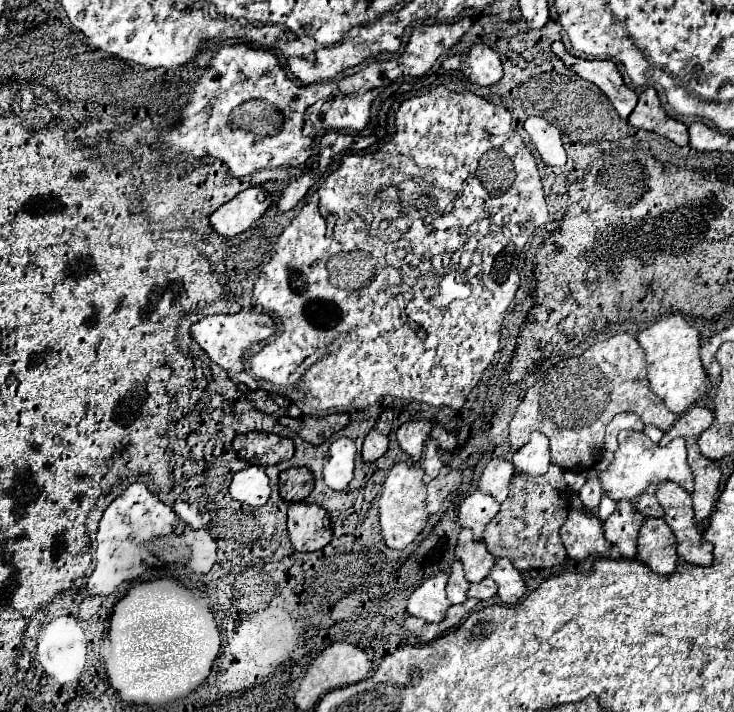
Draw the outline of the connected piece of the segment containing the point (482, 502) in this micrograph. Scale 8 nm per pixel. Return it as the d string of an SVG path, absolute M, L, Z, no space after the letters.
M474 491L460 503L458 523L460 523L460 527L472 529L476 539L482 539L484 527L494 519L498 509L500 509L500 505L490 495L482 493L482 491Z

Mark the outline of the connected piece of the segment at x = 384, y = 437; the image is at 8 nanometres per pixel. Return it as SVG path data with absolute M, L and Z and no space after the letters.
M378 425L372 427L362 445L362 459L366 463L376 461L386 453L386 449L388 449L388 429L380 429Z

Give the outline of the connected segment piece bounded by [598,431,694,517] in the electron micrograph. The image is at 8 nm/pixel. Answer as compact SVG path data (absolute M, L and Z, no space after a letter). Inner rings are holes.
M622 431L618 435L618 449L614 453L614 461L606 473L599 473L602 489L616 501L628 499L636 511L644 517L660 517L660 505L654 497L654 487L660 481L674 481L684 485L686 491L692 491L692 471L686 463L686 441L682 437L670 441L666 447L652 443L640 431Z

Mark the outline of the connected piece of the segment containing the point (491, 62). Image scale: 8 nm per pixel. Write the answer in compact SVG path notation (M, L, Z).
M474 43L466 55L462 55L460 71L476 85L494 85L502 77L502 63L498 53L494 53L484 43Z

